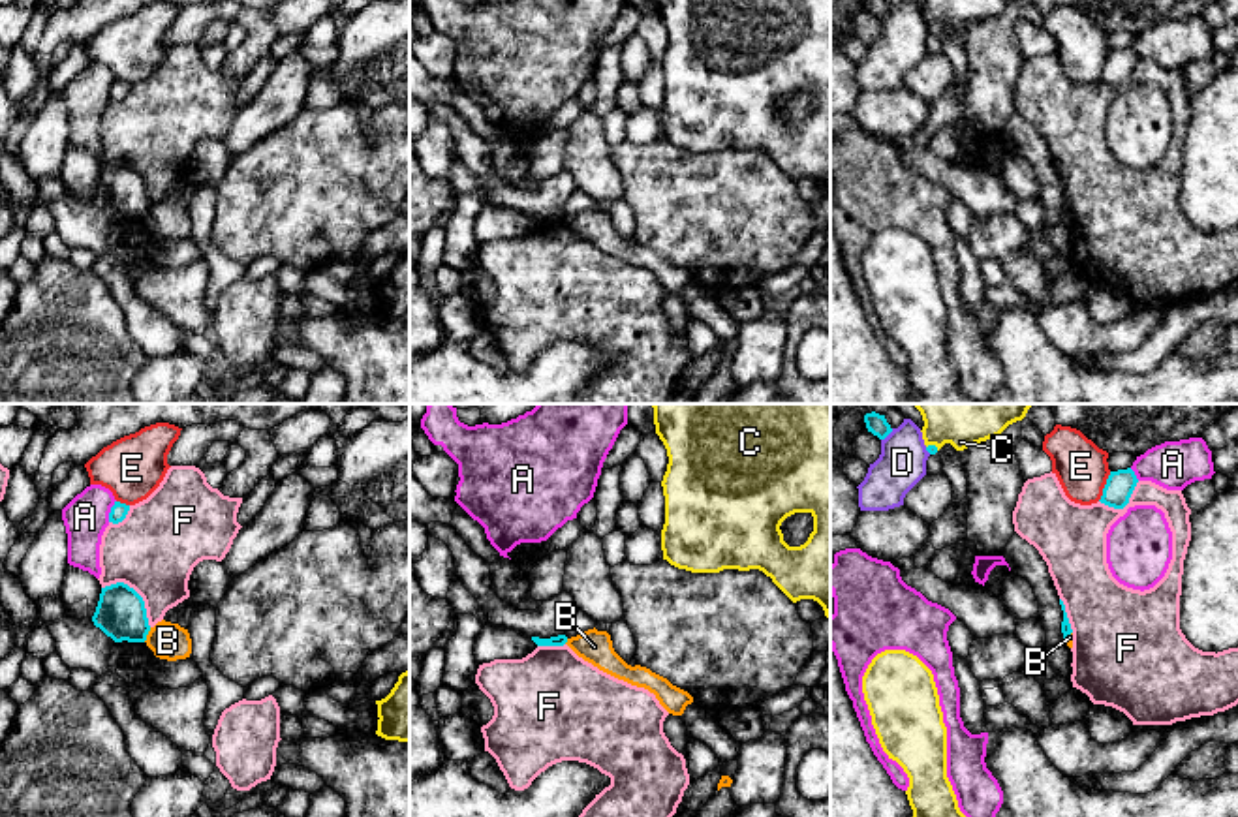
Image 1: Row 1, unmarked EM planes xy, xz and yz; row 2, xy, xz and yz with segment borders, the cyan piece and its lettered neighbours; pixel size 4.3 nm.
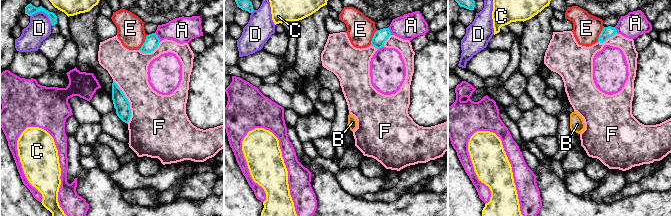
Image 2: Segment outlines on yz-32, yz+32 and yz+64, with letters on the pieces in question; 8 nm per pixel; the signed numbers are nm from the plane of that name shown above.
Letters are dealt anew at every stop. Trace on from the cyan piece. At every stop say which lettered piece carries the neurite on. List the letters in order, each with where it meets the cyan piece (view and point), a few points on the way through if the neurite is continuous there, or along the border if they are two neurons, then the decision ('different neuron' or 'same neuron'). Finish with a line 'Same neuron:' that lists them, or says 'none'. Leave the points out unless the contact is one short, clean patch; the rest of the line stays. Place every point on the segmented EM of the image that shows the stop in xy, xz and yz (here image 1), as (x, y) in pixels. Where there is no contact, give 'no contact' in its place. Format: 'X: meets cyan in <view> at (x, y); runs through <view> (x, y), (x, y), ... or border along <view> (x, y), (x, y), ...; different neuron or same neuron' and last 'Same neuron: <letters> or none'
A: meets cyan in xy at (111, 511); different neuron
B: meets cyan in xy at (147, 633); border along xy (151, 628), (143, 641); different neuron
C: meets cyan in yz at (932, 446); border along yz (927, 446), (938, 449); different neuron
D: meets cyan in yz at (887, 434); different neuron
E: meets cyan in yz at (1105, 487); different neuron
F: meets cyan in xy at (136, 592); different neuron
Same neuron: none

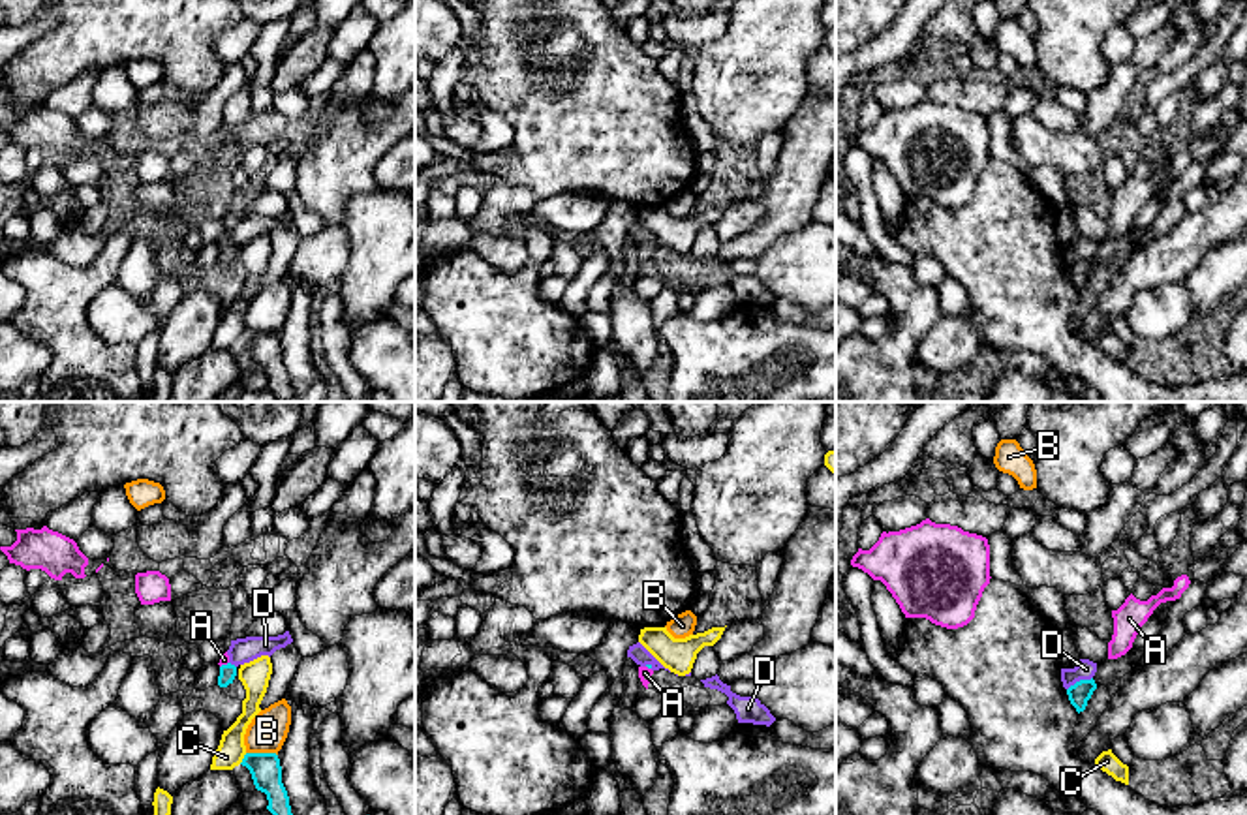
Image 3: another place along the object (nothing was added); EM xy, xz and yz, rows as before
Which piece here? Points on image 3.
A: meets cyan in xy at (224, 665); runs through xy (228, 673), (224, 665), (224, 660); same neuron
B: meets cyan in xy at (261, 753); border along xy (246, 752), (273, 752), (277, 755); different neuron
C: meets cyan in xy at (243, 759); border along xy (246, 753), (239, 763); different neuron
D: meets cyan in yz at (1080, 680); border along yz (1092, 676), (1077, 680), (1067, 690); different neuron
Same neuron: A

